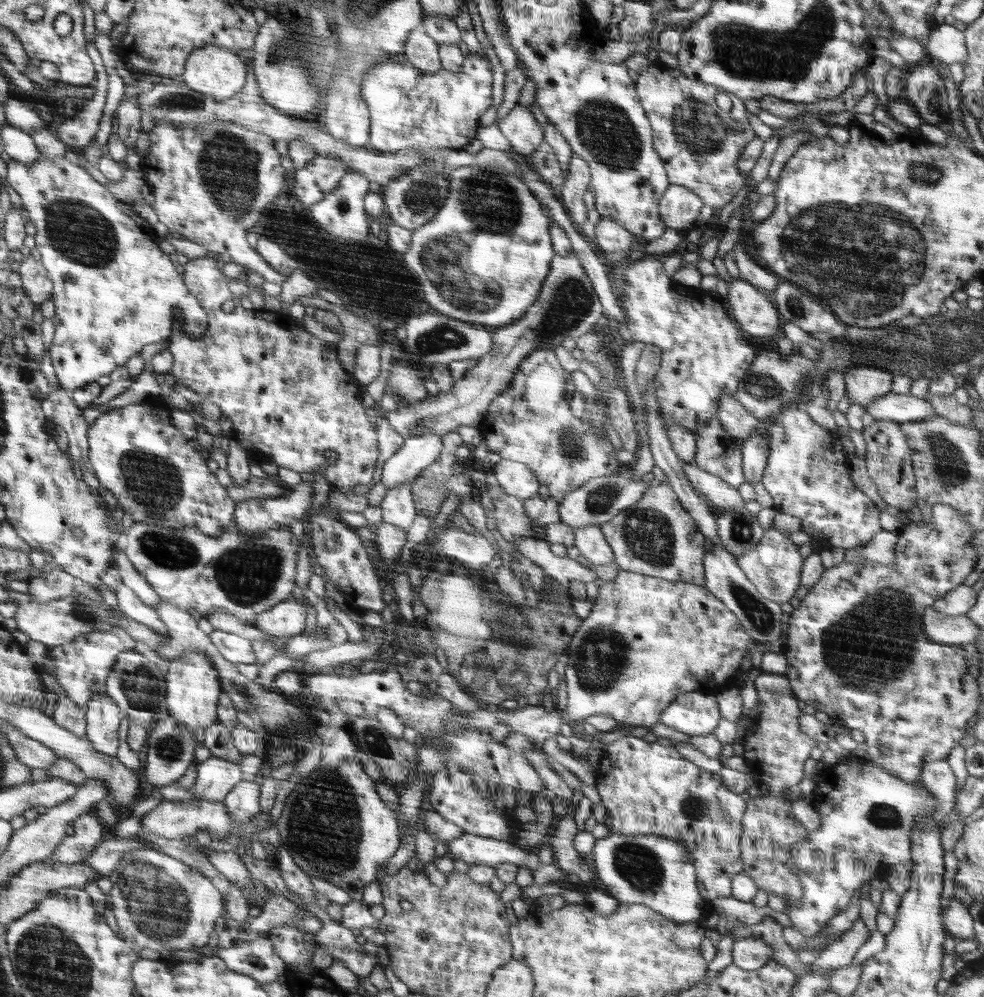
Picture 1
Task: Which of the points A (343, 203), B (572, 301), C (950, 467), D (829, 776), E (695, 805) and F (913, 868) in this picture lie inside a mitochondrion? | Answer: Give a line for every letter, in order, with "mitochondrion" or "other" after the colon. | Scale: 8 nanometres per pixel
A: mitochondrion
B: mitochondrion
C: mitochondrion
D: other
E: mitochondrion
F: other

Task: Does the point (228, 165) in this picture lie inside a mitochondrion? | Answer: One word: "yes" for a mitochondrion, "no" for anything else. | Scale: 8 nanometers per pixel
yes

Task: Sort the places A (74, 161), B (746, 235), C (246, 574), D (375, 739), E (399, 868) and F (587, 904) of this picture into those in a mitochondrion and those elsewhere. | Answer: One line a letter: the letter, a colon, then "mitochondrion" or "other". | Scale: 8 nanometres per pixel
A: other
B: other
C: mitochondrion
D: mitochondrion
E: other
F: other

